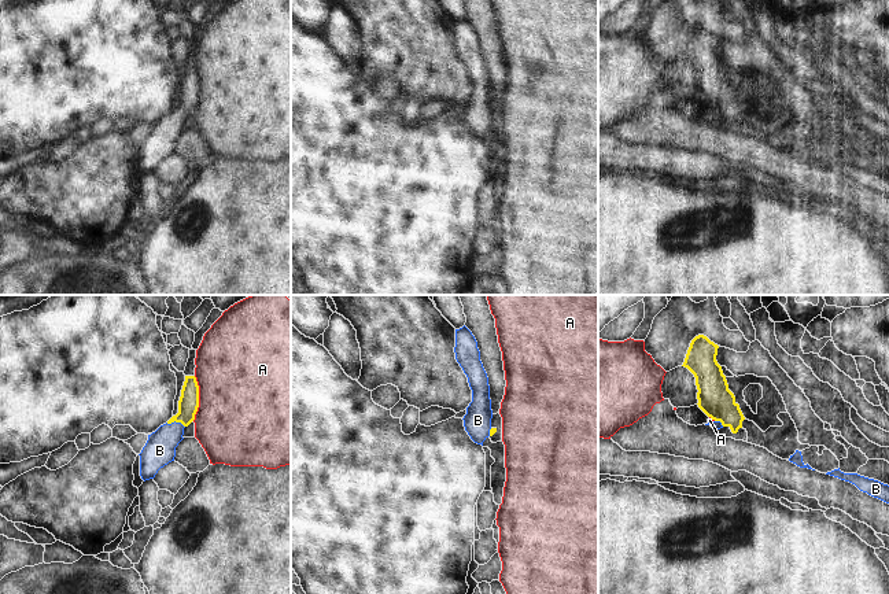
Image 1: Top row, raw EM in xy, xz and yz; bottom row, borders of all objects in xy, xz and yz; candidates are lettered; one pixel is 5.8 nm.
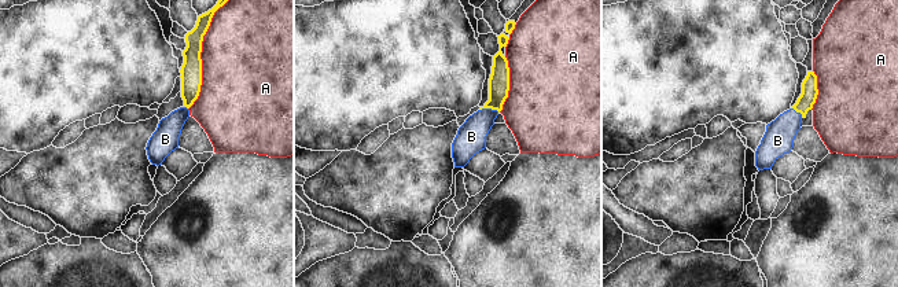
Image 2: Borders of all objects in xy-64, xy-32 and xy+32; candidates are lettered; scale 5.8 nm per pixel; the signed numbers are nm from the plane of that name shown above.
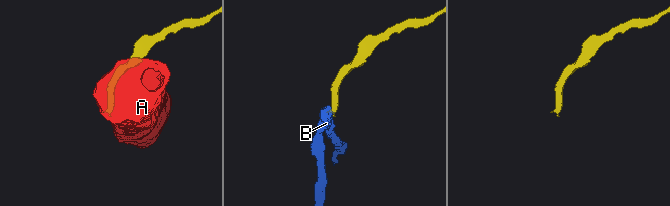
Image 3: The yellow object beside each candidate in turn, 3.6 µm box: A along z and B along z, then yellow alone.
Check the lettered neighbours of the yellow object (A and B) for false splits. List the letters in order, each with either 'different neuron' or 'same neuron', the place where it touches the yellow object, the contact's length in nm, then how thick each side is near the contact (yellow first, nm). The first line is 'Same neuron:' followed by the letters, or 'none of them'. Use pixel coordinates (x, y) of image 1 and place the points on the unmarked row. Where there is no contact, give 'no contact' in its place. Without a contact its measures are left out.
Same neuron: B
A: different neuron; contact xy (198, 91); length 260 nm; calibres 120 and 500 nm
B: same neuron; contact xy (176, 114); length 110 nm; calibres 120 and 180 nm

